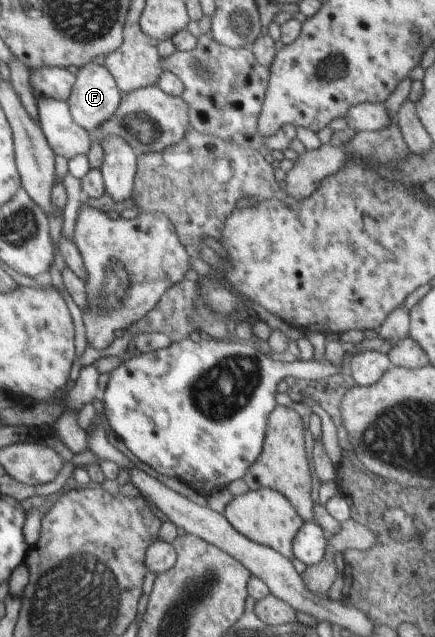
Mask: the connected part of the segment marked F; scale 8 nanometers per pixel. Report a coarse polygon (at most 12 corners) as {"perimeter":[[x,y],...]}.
{"perimeter":[[89,61],[67,104],[76,125],[96,137],[120,107],[108,69]]}

